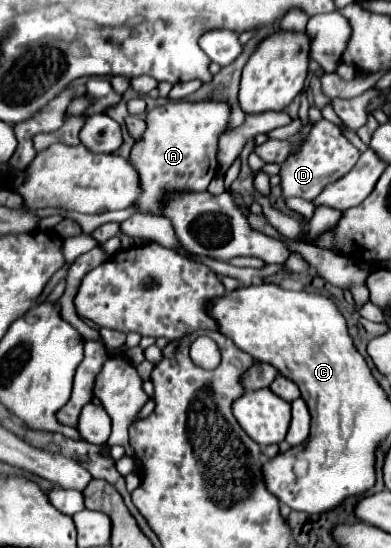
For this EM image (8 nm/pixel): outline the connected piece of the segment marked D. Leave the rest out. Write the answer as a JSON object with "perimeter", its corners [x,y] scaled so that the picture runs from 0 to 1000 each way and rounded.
{"perimeter":[[[818,217],[813,224],[798,228],[798,239],[783,261],[772,265],[767,279],[742,283],[721,301],[716,323],[721,323],[726,359],[772,359],[772,363],[803,367],[829,349],[834,338],[880,323],[910,301],[916,286],[921,286],[921,276],[875,246],[870,235],[854,224]]]}

